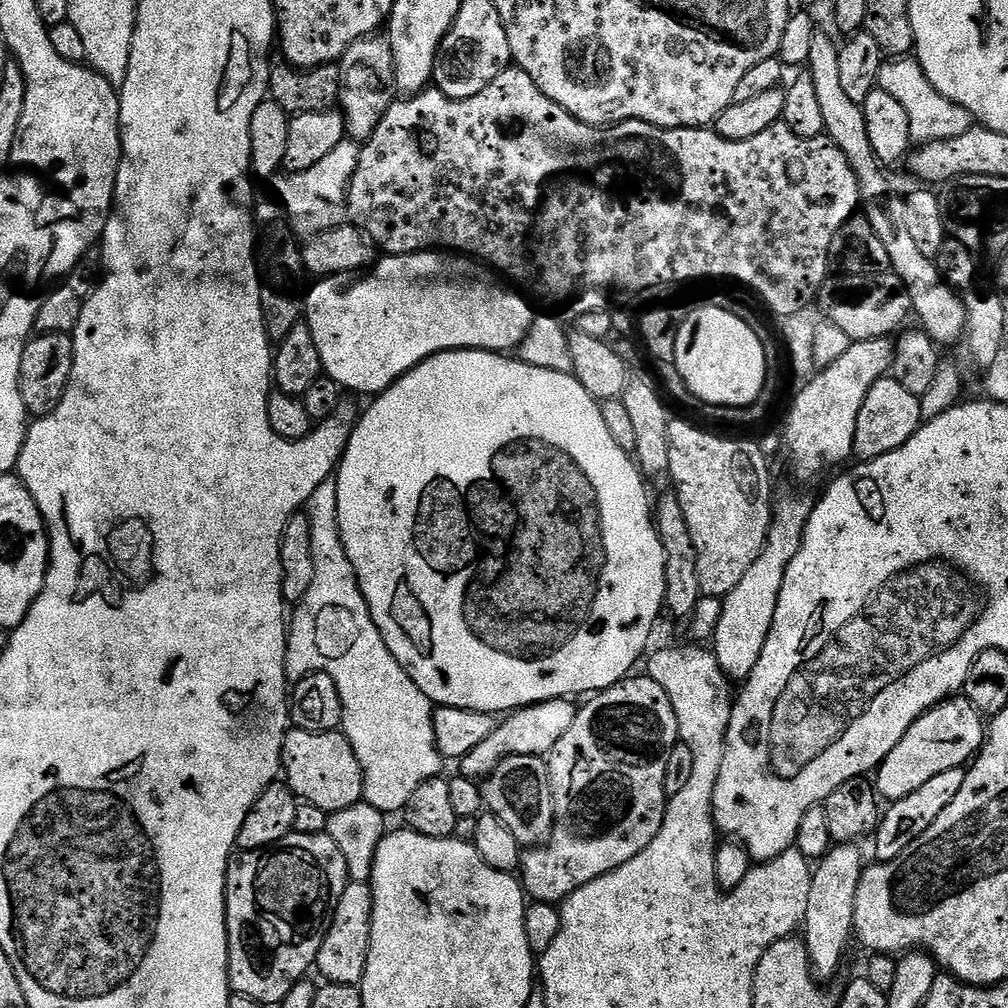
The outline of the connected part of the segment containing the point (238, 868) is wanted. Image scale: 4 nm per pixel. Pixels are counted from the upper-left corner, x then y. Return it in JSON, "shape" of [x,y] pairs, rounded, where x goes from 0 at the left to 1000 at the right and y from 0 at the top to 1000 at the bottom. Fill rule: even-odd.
{"shape":[[[291,824],[290,828],[280,831],[280,835],[272,838],[272,843],[259,843],[257,845],[238,845],[231,848],[226,854],[226,870],[224,871],[224,919],[226,920],[226,974],[229,983],[235,988],[252,990],[252,994],[260,994],[264,998],[276,998],[288,986],[290,979],[303,971],[311,963],[313,947],[319,938],[321,929],[325,925],[325,916],[329,914],[331,899],[335,899],[335,891],[339,891],[339,883],[346,877],[343,851],[339,851],[339,843],[324,827],[300,827]]]}

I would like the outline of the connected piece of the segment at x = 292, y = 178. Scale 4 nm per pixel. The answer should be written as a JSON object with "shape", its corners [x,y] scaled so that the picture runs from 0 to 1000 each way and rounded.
{"shape":[[[342,137],[335,141],[335,145],[331,145],[331,149],[327,149],[327,153],[323,153],[323,157],[319,157],[319,161],[308,165],[308,169],[283,170],[273,176],[273,197],[278,199],[282,213],[286,215],[286,221],[295,235],[313,234],[316,230],[342,221],[345,213],[345,186],[355,165],[357,149],[358,144],[354,140]]]}

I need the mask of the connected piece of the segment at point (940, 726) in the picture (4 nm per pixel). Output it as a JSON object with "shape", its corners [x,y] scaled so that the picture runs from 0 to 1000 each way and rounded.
{"shape":[[[955,690],[941,691],[909,714],[867,770],[870,787],[881,796],[894,794],[930,768],[959,759],[978,733],[975,709]]]}

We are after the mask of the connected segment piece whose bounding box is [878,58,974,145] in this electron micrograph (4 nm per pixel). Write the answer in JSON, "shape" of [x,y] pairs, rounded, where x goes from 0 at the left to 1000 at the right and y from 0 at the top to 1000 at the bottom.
{"shape":[[[885,58],[874,63],[871,87],[883,93],[899,109],[903,135],[910,144],[950,137],[966,126],[964,114],[954,105],[942,101],[942,97],[935,97],[935,93],[923,85],[923,77],[919,77],[915,65],[907,58]]]}

